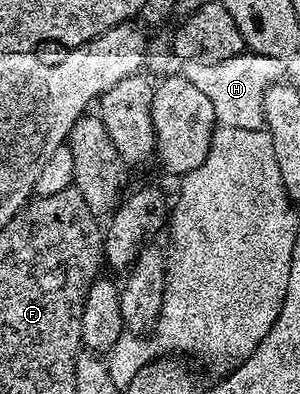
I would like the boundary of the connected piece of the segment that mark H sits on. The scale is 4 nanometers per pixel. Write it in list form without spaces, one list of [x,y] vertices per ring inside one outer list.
[[[244,51],[223,62],[199,62],[186,60],[180,65],[180,75],[192,82],[215,106],[215,118],[222,128],[255,130],[264,125],[263,98],[268,88],[282,79],[283,69],[275,58],[267,58],[258,52]]]

